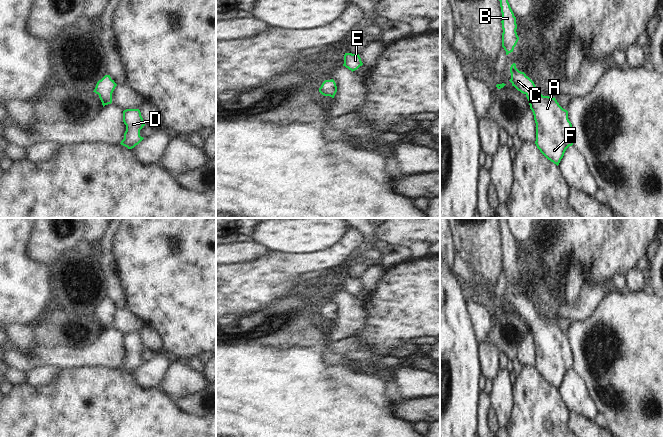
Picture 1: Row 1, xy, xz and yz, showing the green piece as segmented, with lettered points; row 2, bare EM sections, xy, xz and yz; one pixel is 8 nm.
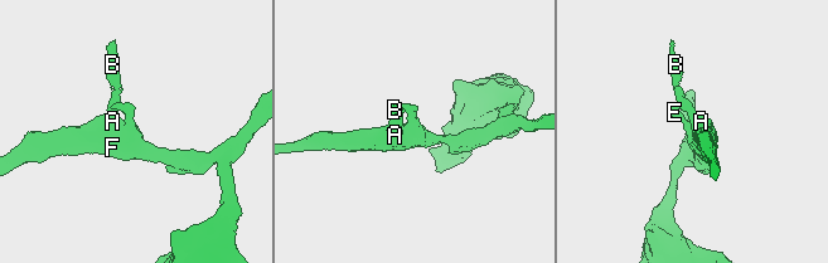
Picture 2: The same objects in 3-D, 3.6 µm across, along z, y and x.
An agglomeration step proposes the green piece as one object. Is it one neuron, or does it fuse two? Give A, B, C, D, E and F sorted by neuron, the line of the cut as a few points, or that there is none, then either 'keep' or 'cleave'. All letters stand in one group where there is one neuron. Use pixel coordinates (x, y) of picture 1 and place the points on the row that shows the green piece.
A B C D E F; no cut; keep

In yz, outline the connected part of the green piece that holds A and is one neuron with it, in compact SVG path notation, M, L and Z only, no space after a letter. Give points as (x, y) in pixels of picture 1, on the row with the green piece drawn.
M515 63L511 65L510 73L509 81L518 91L526 95L533 112L537 148L558 166L566 149L574 142L568 111L559 105L555 97L543 96L534 82L516 68Z

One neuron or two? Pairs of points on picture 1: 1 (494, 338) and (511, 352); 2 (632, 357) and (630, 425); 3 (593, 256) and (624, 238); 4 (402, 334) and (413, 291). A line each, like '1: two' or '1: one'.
1: one
2: one
3: one
4: one

